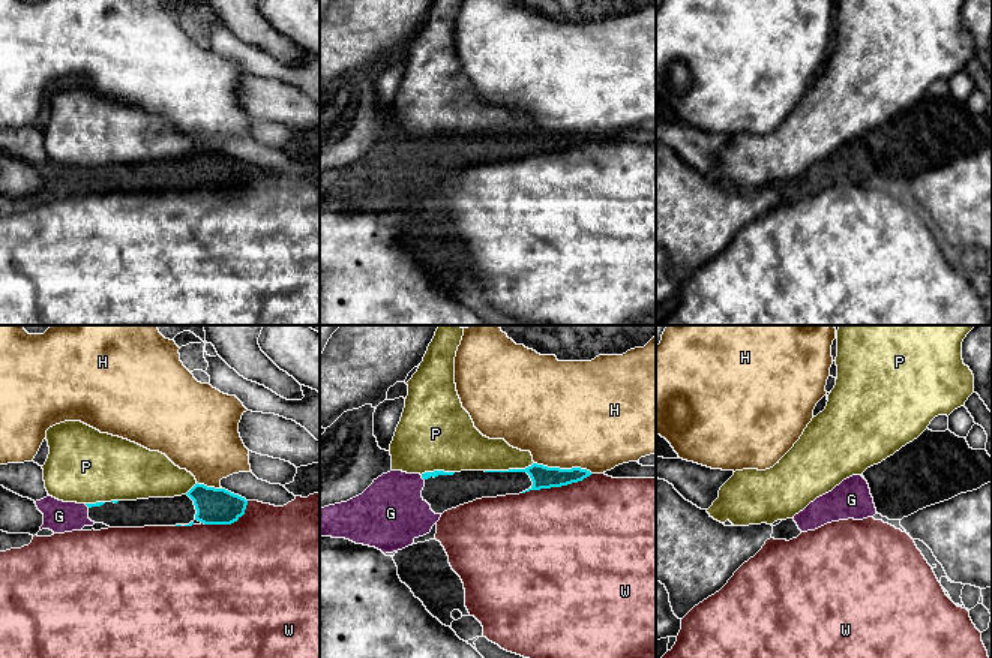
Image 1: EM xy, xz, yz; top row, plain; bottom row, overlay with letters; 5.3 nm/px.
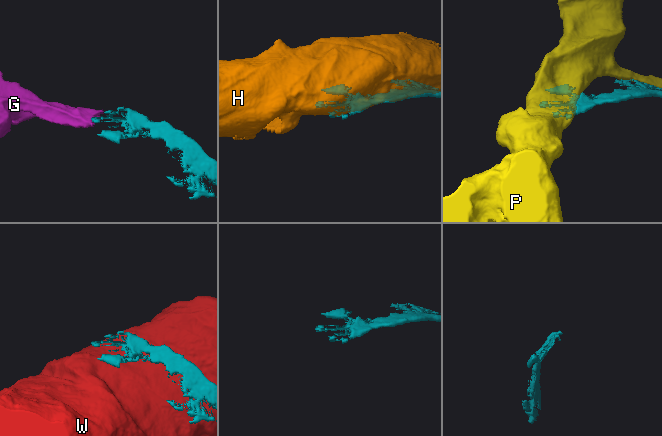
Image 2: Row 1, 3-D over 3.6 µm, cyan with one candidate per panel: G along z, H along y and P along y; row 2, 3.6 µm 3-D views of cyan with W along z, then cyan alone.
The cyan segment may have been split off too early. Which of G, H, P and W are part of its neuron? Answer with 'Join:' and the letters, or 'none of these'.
Join: G

